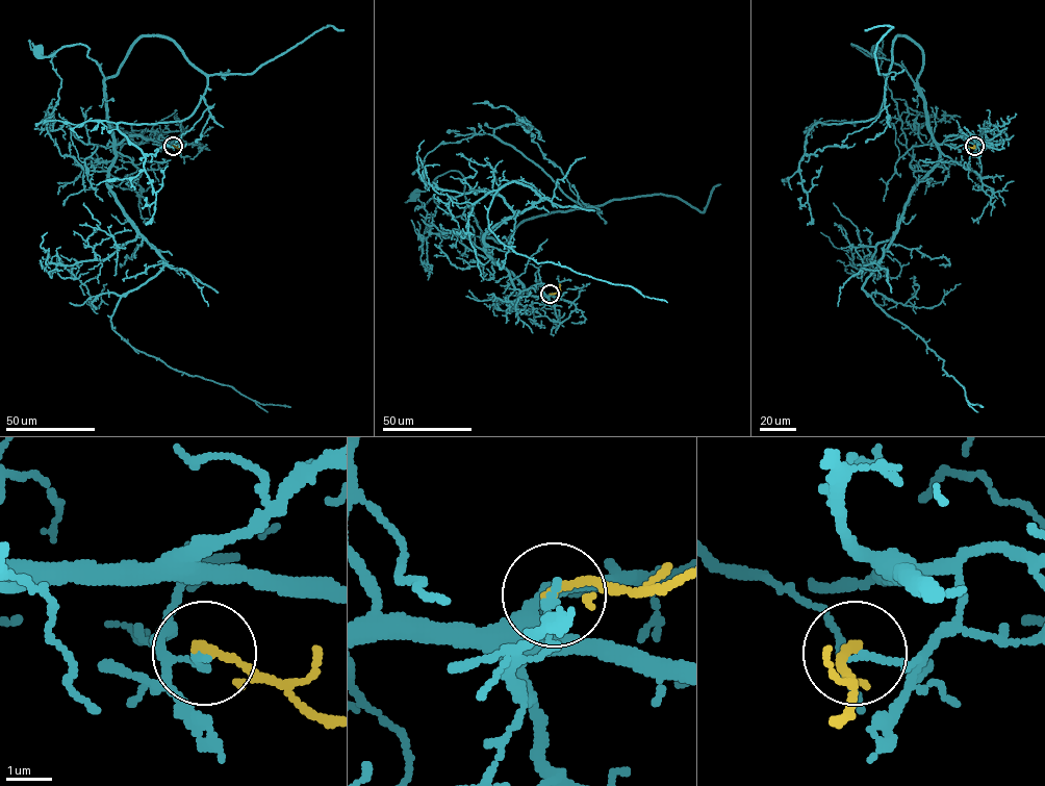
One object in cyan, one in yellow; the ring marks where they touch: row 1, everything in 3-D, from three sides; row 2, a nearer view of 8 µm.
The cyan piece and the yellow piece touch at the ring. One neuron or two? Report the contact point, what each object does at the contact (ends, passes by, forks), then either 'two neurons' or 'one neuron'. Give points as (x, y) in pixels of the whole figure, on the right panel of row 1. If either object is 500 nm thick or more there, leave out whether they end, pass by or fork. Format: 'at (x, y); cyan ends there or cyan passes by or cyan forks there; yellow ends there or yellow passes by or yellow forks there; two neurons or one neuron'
at (974, 146); cyan ends there; yellow ends there; two neurons

